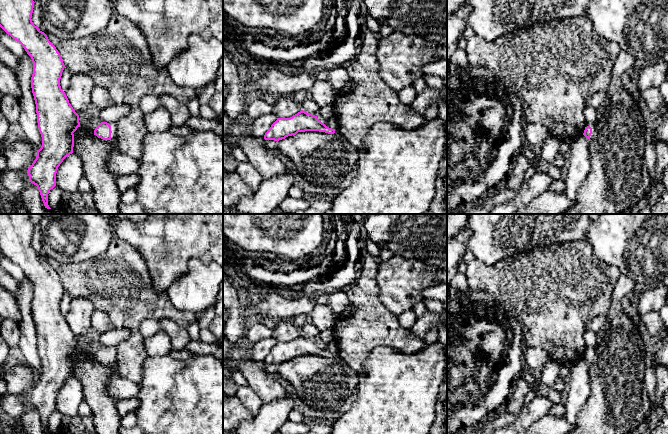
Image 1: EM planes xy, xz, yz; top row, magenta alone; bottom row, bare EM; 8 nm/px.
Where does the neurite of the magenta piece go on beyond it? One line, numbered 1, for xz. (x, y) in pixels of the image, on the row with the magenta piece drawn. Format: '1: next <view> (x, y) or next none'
1: next none

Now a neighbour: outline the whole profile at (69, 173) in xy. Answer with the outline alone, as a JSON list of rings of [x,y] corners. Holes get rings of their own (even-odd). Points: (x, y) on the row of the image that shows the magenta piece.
[[[72,153],[58,167],[56,185],[63,192],[74,193],[79,190],[79,182],[83,176],[83,162],[78,155]]]

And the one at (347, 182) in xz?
[[[355,166],[354,169],[345,177],[344,181],[339,187],[341,191],[343,191],[352,184],[352,181],[356,175],[356,171],[357,171],[357,166]]]

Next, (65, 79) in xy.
[[[65,67],[62,72],[61,79],[60,79],[60,86],[64,92],[66,92],[70,86],[70,80],[71,80],[72,75],[73,74],[71,70],[68,67]]]

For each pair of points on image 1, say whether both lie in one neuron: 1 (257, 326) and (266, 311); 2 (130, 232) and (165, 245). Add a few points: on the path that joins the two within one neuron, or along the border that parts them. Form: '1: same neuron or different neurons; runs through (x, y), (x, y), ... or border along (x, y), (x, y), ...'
1: different neurons; border along (254, 319), (260, 322)
2: same neuron; runs through (139, 234), (156, 238)

